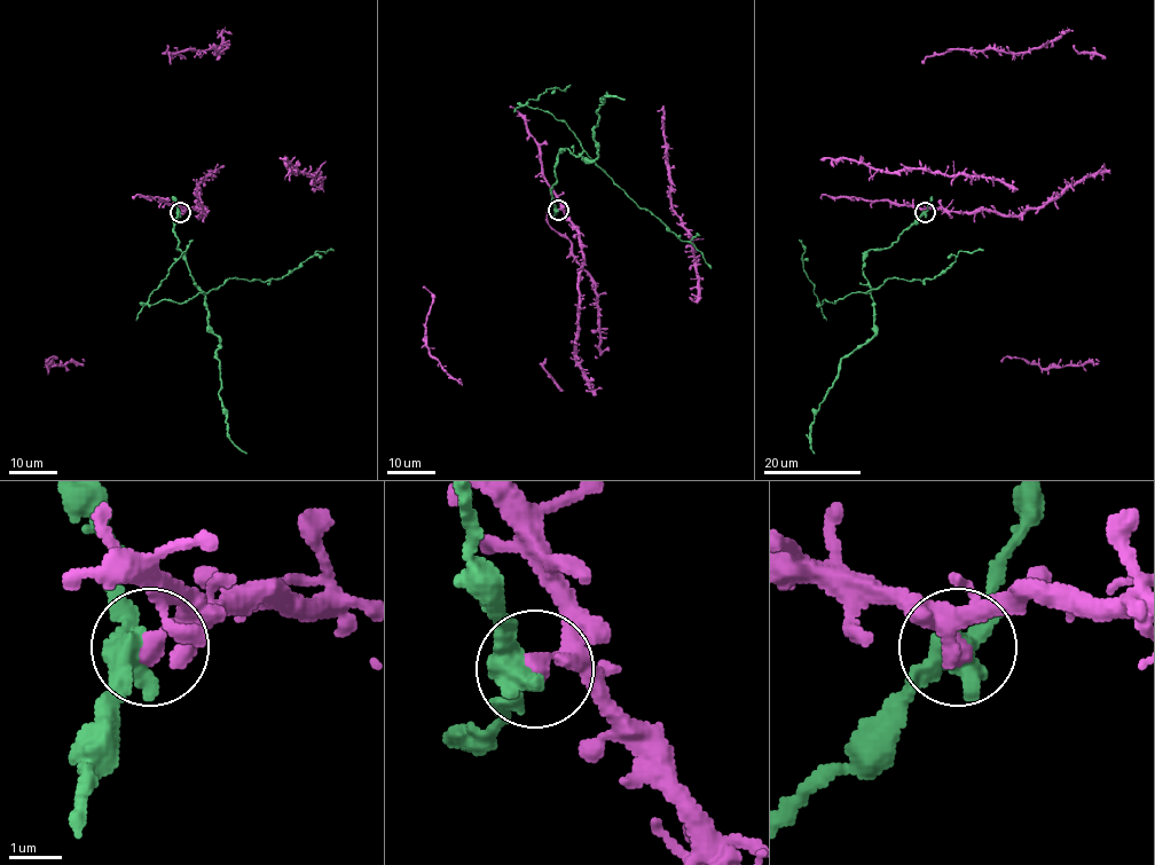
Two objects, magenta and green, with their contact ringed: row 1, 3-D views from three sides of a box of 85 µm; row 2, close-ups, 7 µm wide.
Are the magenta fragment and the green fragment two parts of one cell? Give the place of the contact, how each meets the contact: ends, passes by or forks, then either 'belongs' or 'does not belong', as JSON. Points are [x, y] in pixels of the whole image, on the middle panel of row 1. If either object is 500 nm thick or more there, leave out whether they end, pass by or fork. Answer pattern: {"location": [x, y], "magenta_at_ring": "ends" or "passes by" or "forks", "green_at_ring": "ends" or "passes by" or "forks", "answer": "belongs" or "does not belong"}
{"location": [558, 210], "magenta_at_ring": "ends", "green_at_ring": "passes by", "answer": "does not belong"}

